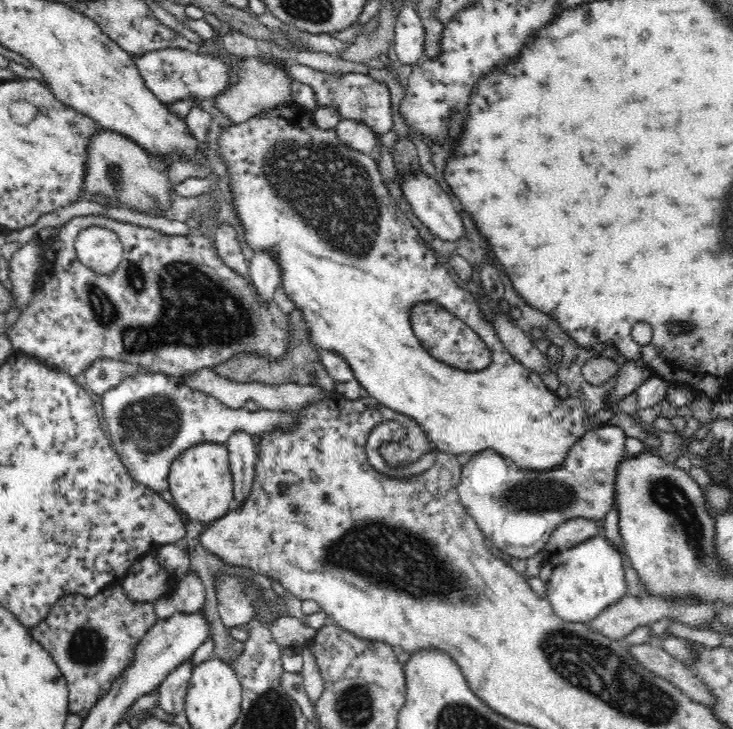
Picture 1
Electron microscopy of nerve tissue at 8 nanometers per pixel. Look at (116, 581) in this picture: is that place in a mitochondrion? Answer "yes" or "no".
no

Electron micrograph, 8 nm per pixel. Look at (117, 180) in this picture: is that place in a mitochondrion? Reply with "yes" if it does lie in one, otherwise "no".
yes

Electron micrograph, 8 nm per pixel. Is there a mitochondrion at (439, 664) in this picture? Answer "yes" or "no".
no

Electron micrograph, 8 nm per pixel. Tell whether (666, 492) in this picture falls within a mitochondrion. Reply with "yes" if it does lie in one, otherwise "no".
yes

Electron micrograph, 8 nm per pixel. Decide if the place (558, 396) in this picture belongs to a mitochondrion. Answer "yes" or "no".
no

